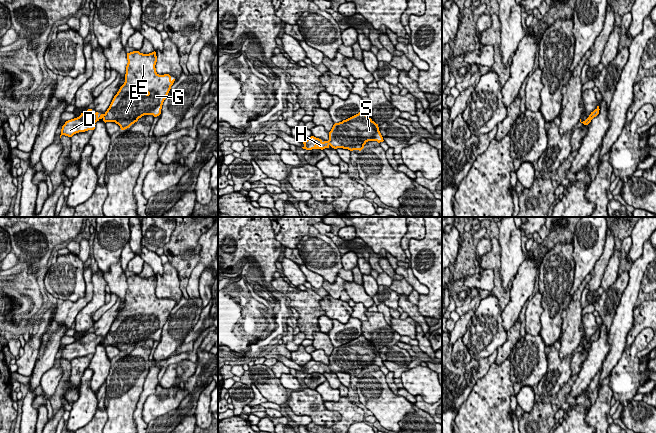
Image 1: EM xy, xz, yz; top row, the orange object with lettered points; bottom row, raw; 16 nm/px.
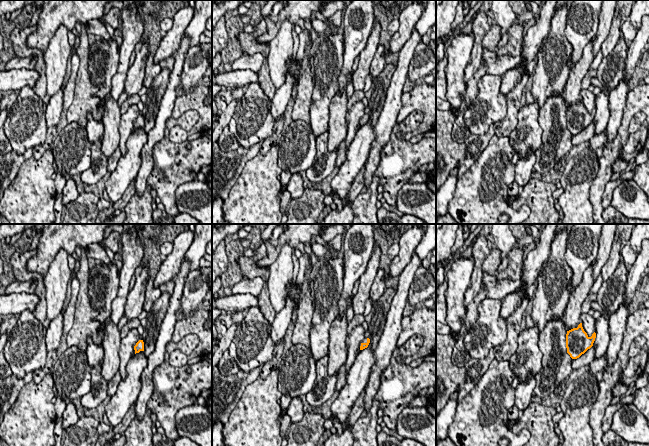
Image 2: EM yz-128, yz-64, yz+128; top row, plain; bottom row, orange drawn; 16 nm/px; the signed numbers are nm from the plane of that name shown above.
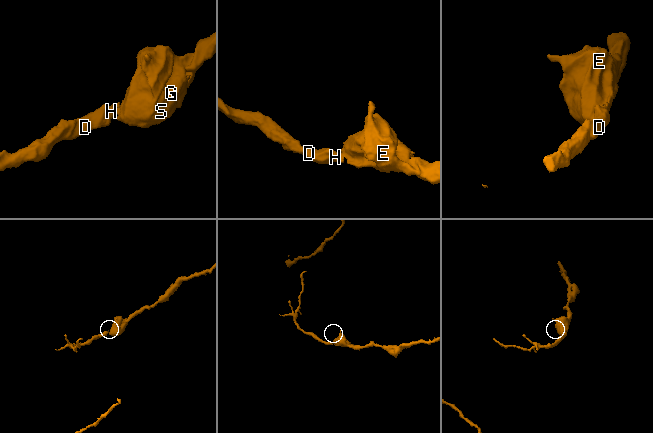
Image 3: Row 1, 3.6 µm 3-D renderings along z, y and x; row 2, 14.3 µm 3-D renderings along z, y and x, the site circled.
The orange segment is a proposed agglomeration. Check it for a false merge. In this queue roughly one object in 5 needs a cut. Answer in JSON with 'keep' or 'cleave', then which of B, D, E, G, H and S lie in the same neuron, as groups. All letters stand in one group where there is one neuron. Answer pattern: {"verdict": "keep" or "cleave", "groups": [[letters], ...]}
{"verdict": "keep", "groups": [["B", "D", "E", "G", "H", "S"]]}

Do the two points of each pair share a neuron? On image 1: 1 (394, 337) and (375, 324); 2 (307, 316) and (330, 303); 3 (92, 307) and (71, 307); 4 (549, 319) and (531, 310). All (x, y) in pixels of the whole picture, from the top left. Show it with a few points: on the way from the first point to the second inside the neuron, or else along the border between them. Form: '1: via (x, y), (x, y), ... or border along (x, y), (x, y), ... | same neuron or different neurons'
1: via (389, 337), (380, 329) | same neuron
2: border along (321, 297), (320, 307), (325, 314) | different neurons
3: border along (92, 285), (92, 299), (77, 314), (73, 321) | different neurons
4: border along (538, 292), (541, 298), (542, 309), (540, 332) | different neurons

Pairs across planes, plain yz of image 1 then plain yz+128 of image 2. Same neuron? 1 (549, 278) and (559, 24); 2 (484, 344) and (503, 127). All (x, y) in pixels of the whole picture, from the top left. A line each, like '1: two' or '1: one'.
1: one
2: two

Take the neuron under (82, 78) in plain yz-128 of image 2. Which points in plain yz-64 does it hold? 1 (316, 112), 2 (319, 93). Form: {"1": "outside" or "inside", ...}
{"1": "outside", "2": "outside"}

